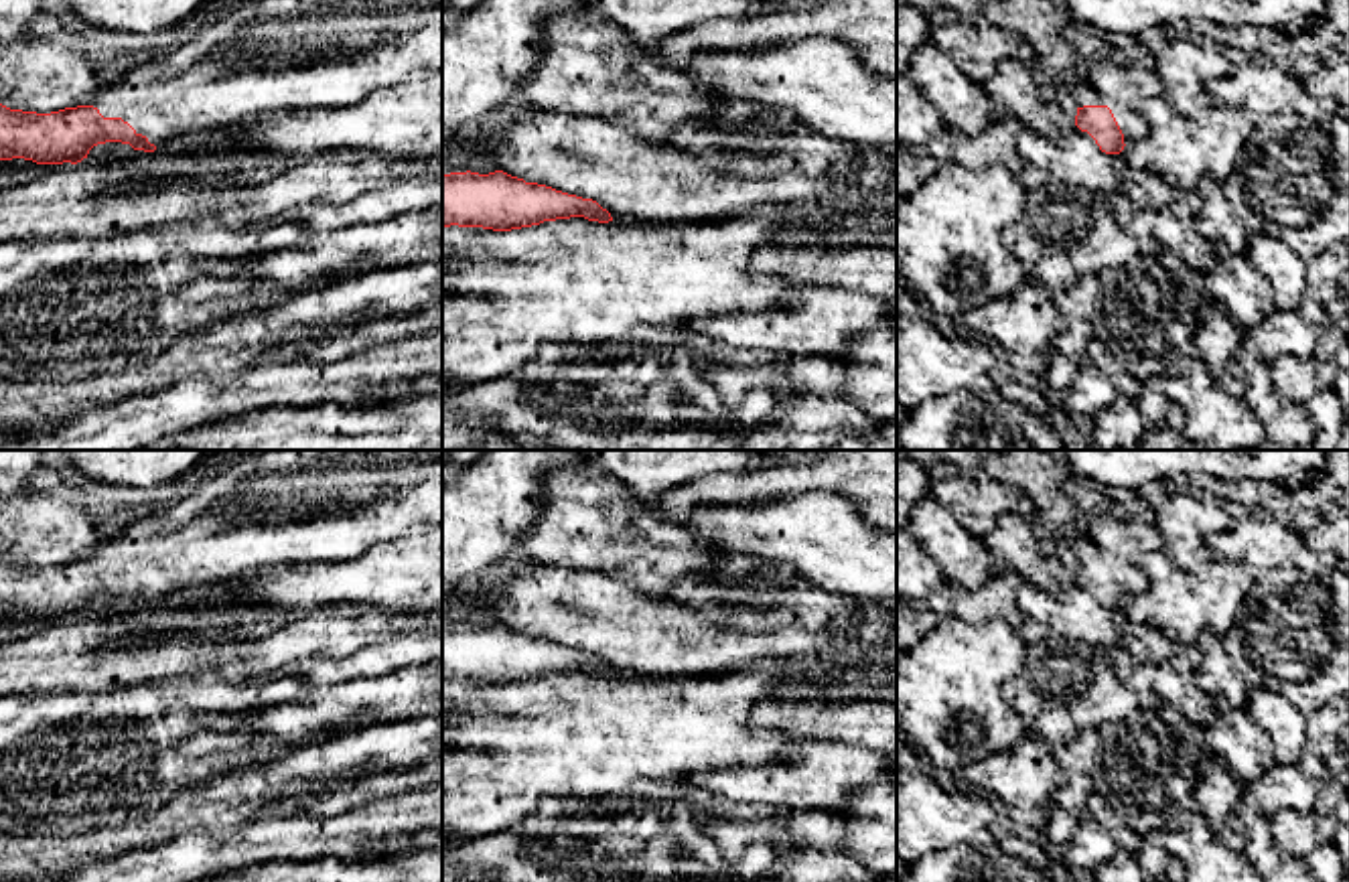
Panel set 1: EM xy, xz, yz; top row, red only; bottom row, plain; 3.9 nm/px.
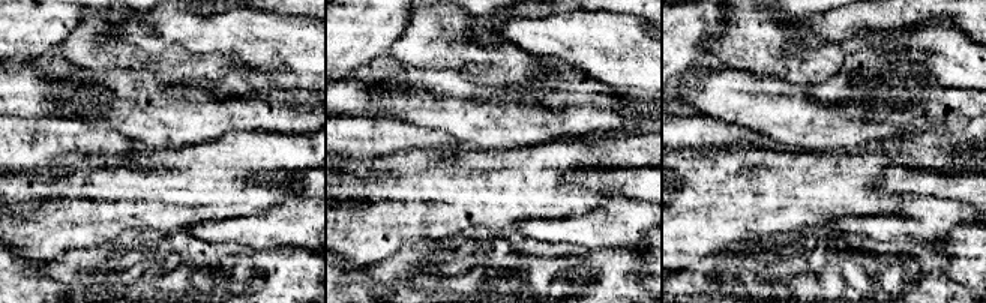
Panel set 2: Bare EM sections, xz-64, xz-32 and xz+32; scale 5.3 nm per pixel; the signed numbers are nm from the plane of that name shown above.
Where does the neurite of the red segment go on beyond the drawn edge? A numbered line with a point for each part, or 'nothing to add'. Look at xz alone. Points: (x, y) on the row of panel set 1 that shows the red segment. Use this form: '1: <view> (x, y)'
nothing to add

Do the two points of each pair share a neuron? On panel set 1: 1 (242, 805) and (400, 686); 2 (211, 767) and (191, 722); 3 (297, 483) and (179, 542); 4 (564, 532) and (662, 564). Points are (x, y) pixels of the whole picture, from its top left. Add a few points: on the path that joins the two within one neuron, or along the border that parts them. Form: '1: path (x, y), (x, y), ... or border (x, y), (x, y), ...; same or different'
1: border (400, 710), (358, 726); different
2: path (193, 767), (185, 767), (173, 755), (173, 741); same
3: path (264, 489), (218, 493), (197, 511); same
4: path (589, 538), (637, 546); same

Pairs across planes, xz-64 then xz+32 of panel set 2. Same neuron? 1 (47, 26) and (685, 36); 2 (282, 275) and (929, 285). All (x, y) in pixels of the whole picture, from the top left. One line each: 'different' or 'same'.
1: same
2: same

